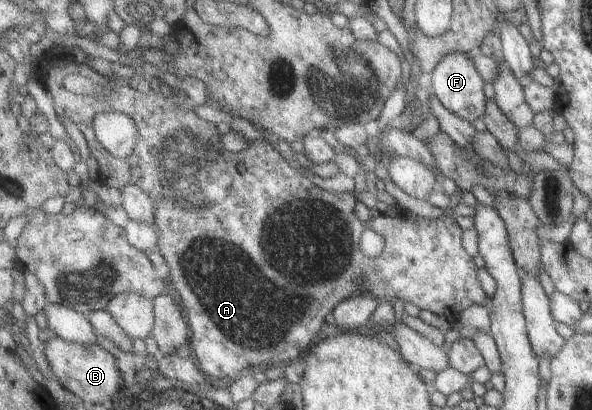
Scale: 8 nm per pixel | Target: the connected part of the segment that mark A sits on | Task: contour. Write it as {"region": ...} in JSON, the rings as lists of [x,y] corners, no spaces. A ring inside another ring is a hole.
{"region":[[[52,48],[41,56],[36,74],[53,97],[57,117],[70,119],[83,133],[92,157],[99,162],[100,182],[119,191],[127,186],[139,186],[156,203],[155,224],[160,229],[157,250],[169,266],[171,292],[187,311],[191,355],[203,373],[221,379],[238,378],[255,365],[265,369],[302,359],[332,311],[346,298],[364,293],[373,295],[379,303],[392,299],[412,303],[419,309],[443,315],[450,324],[473,304],[490,307],[491,299],[477,277],[479,268],[463,247],[464,229],[453,215],[425,219],[409,211],[399,217],[382,211],[366,224],[362,223],[355,215],[357,201],[352,191],[333,193],[317,187],[271,144],[253,141],[243,151],[227,151],[218,126],[202,120],[191,110],[190,98],[183,90],[175,88],[174,96],[167,96],[160,92],[141,92],[129,85],[122,87],[84,63],[64,63],[64,67],[59,67],[64,59],[58,60],[53,53]],[[67,74],[91,78],[95,83],[111,87],[112,94],[103,97],[76,94],[64,86]],[[102,111],[121,112],[135,120],[138,136],[131,155],[114,156],[99,143],[93,117]],[[239,165],[245,166],[243,173],[239,173]],[[366,227],[385,238],[380,255],[365,256],[360,248],[360,237]],[[251,269],[259,269],[261,273],[251,273]]]}

